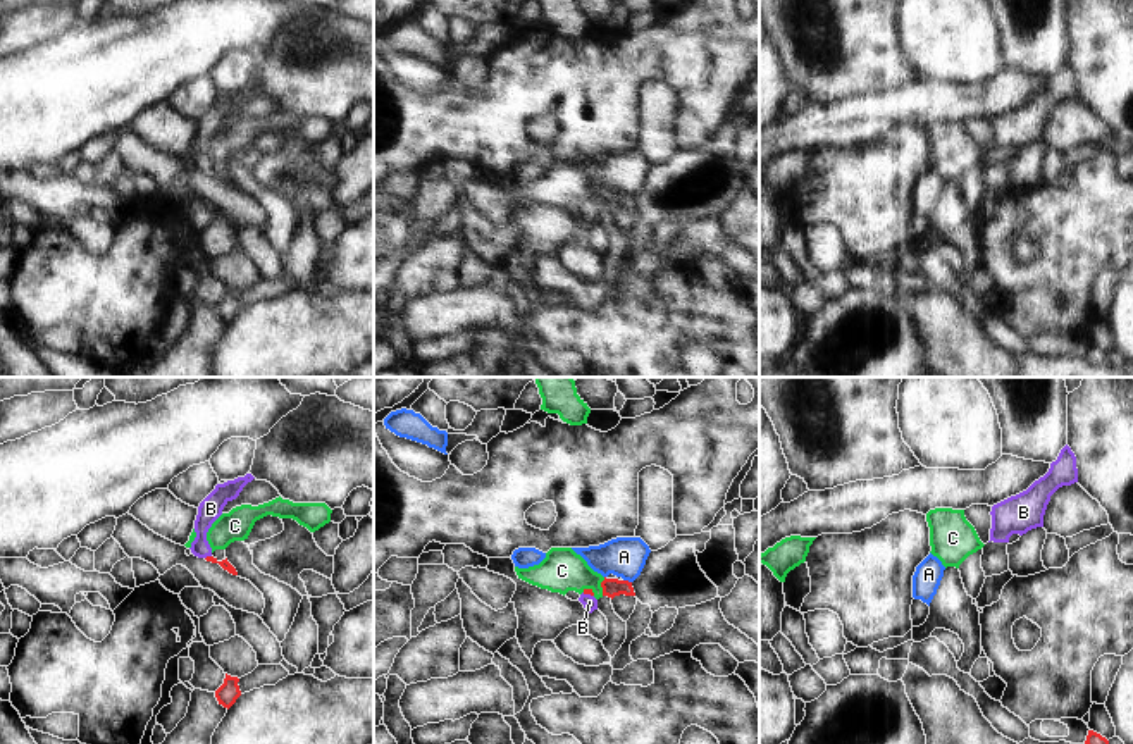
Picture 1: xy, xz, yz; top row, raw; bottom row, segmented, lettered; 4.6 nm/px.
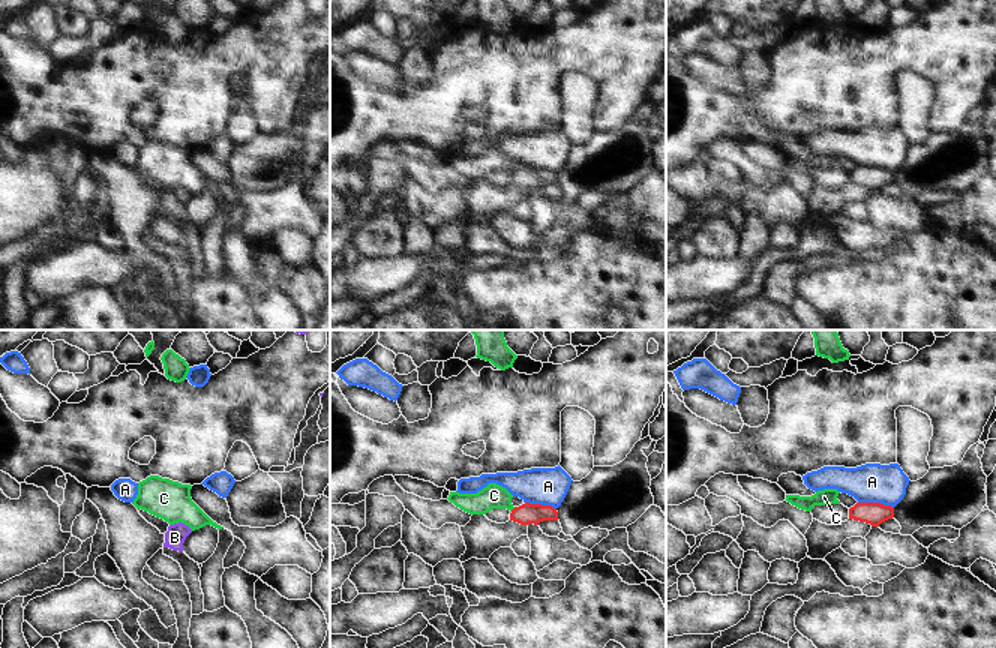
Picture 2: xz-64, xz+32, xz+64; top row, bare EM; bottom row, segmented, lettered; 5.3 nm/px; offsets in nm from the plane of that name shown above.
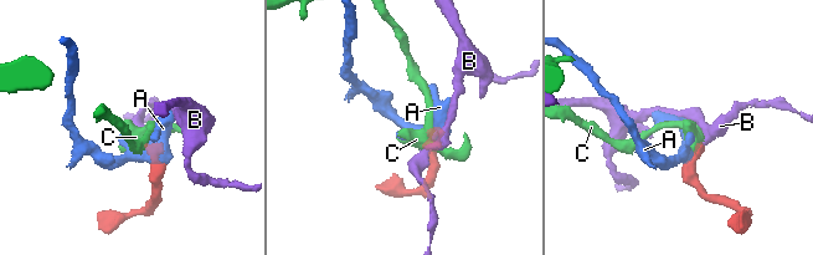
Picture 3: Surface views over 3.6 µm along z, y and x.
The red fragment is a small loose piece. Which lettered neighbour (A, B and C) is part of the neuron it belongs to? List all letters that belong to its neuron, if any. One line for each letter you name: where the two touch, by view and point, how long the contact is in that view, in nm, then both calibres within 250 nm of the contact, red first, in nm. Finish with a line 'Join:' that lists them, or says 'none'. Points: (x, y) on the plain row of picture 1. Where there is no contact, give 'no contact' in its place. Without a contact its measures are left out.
B: xy (207, 171) | 40 nm | 50/110 nm
Join: B

